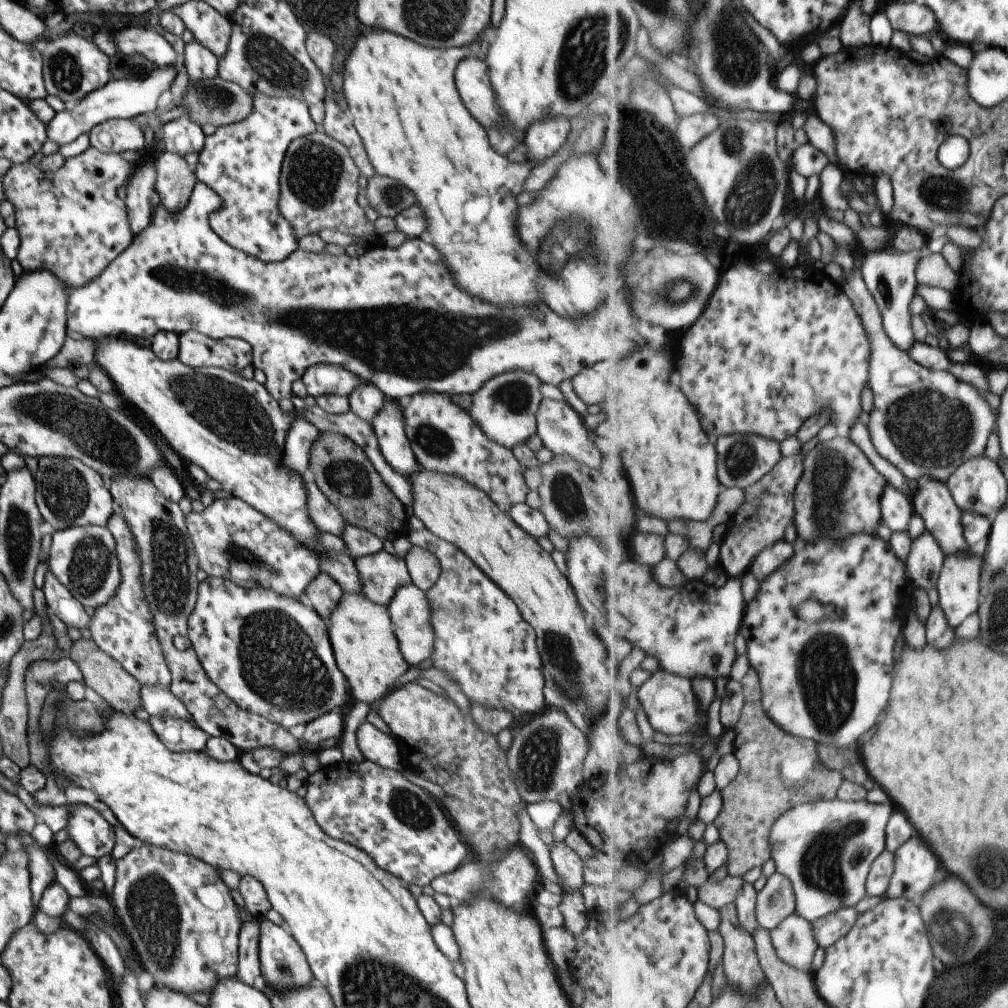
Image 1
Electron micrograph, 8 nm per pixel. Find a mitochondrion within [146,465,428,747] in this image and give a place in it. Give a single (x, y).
(279, 662)

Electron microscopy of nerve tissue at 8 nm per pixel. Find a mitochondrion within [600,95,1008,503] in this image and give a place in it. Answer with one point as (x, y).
(928, 428)

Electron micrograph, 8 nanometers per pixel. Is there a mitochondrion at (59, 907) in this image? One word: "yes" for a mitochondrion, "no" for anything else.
no

